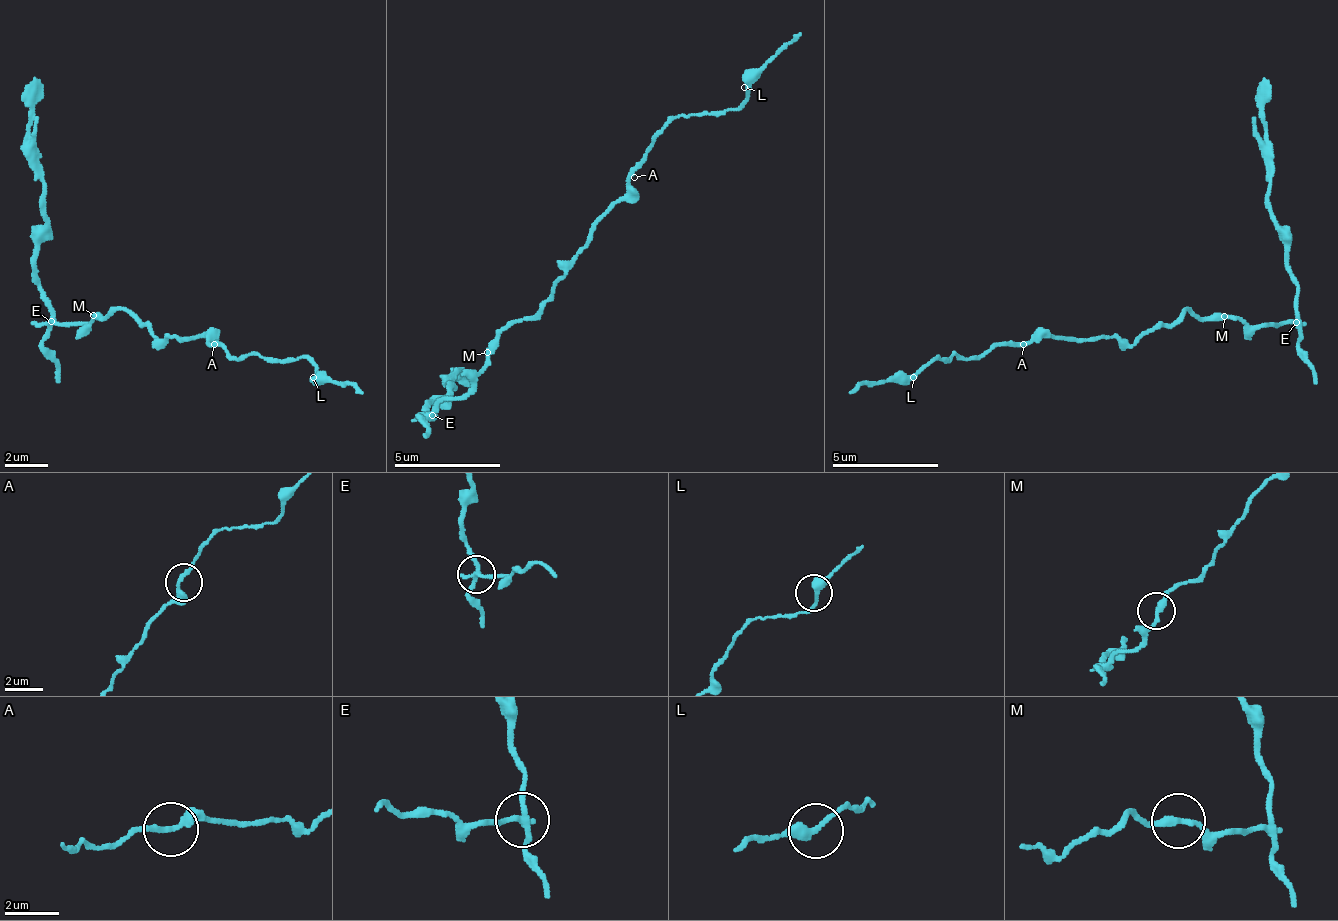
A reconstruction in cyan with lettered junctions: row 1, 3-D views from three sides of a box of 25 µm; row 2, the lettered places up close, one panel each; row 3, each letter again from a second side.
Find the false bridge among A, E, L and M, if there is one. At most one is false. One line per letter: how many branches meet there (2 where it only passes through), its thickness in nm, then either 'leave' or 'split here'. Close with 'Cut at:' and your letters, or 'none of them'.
A: 2 | 220 nm | leave
E: 3 | 220 nm | split here
L: 2 | 320 nm | leave
M: 2 | 240 nm | leave
Cut at: E

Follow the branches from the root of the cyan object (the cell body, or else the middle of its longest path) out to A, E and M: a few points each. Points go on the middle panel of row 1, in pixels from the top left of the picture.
A: (538, 310), (566, 273), (566, 262), (588, 241), (588, 230), (625, 193), (625, 187), (634, 177)
E: (538, 310), (503, 331), (475, 384), (464, 395), (448, 395), (434, 416)
M: (538, 310), (525, 320), (514, 320), (487, 352)

